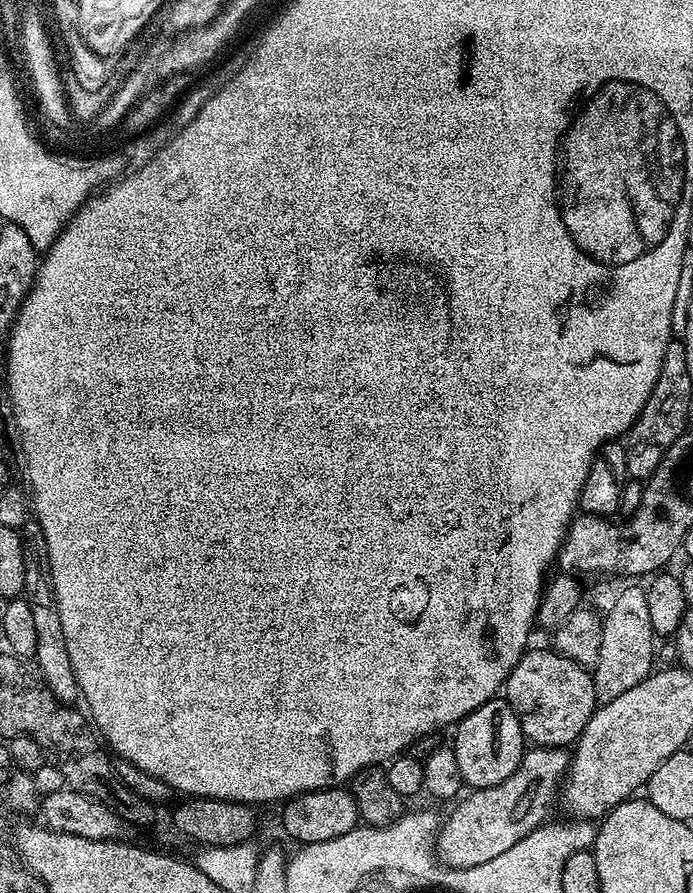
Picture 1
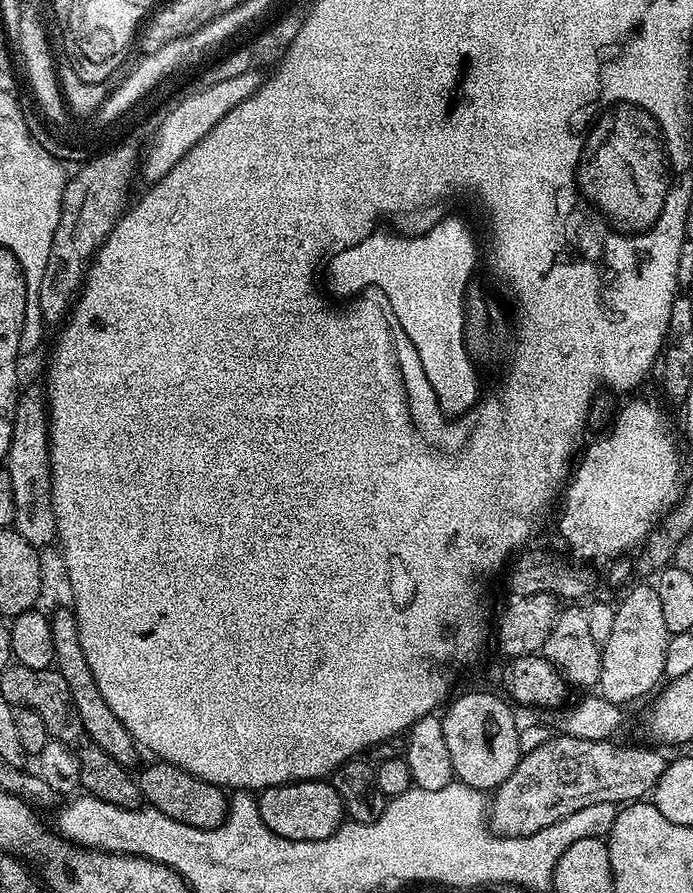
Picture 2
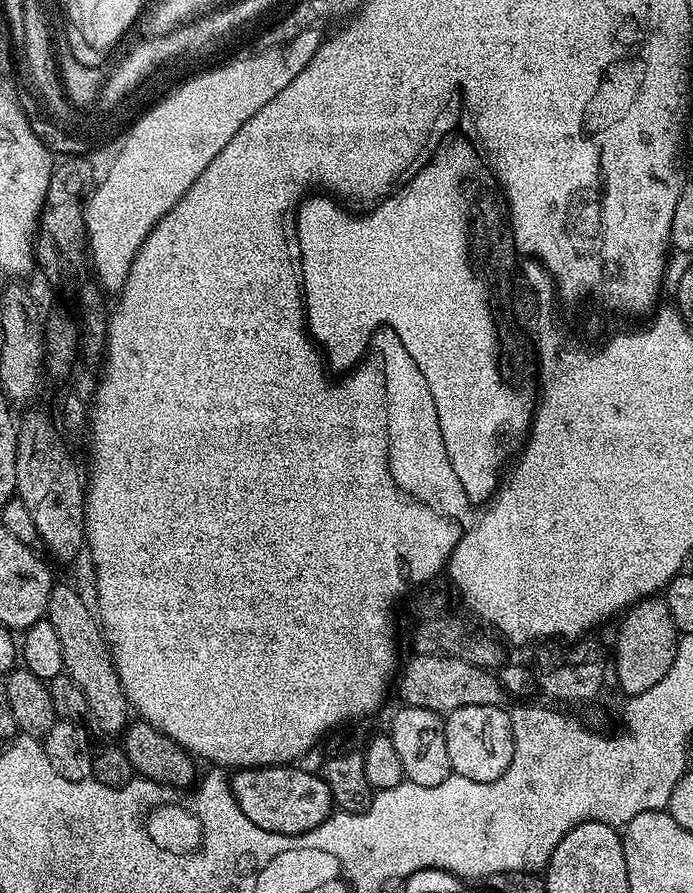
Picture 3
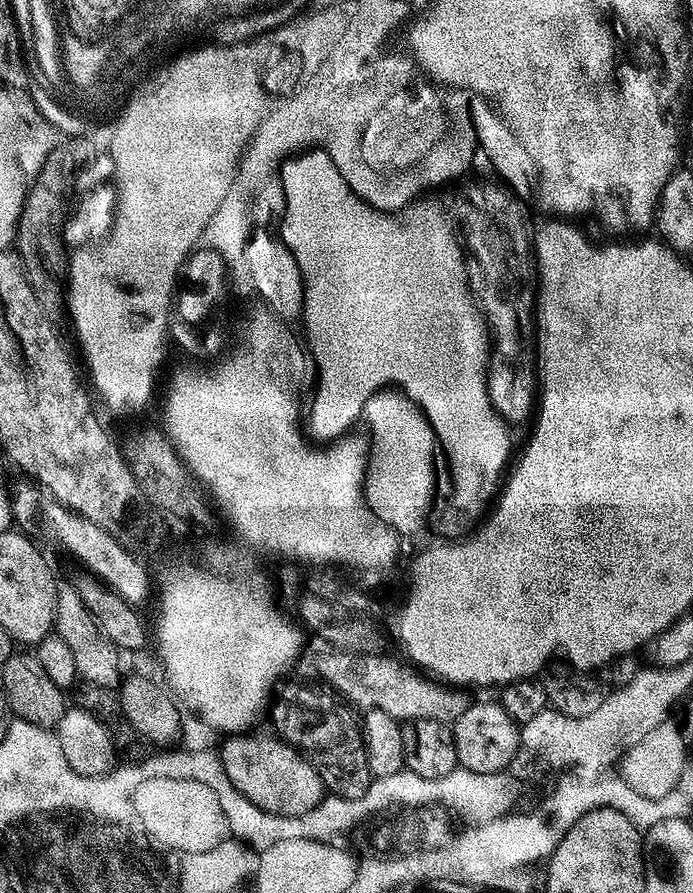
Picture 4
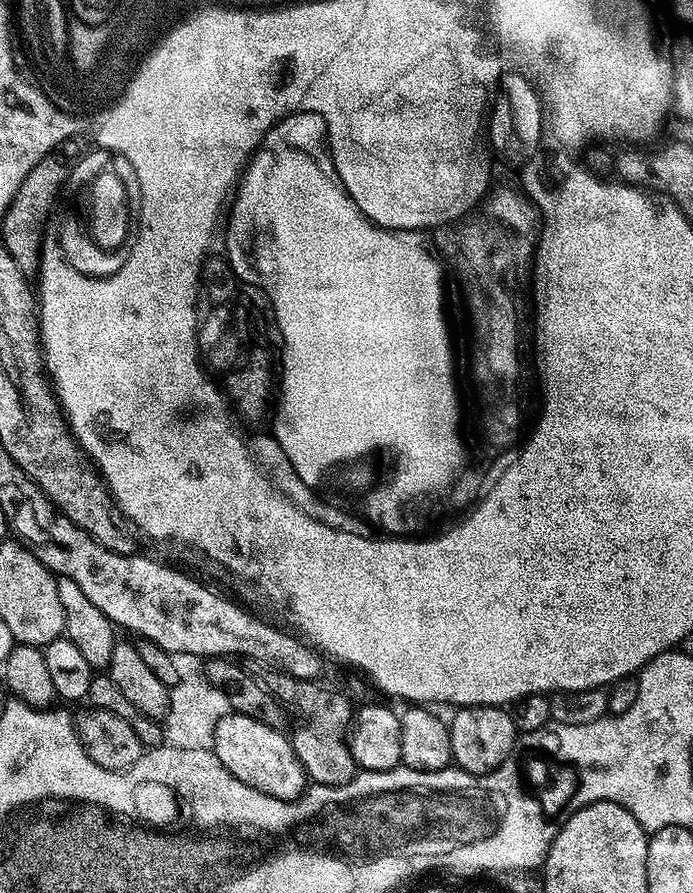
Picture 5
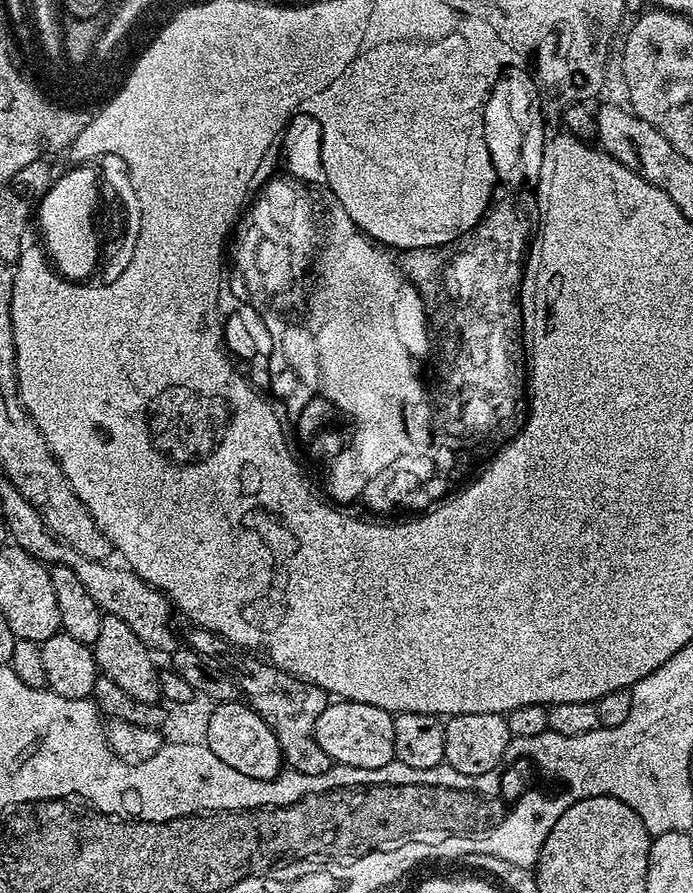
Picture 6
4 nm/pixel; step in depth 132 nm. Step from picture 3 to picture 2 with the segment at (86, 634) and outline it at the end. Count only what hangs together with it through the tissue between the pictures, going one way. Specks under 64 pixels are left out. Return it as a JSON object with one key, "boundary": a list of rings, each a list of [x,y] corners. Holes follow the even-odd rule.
{"boundary":[[[64,606],[56,613],[51,613],[50,619],[56,651],[54,668],[62,674],[62,678],[66,678],[68,693],[72,695],[72,701],[78,710],[78,718],[82,718],[82,726],[86,726],[86,734],[90,734],[90,738],[98,742],[98,746],[102,746],[102,750],[106,750],[106,754],[110,754],[114,762],[118,762],[129,770],[135,769],[137,767],[136,752],[138,753],[136,739],[130,734],[130,730],[126,730],[126,726],[122,726],[122,722],[118,722],[114,710],[106,706],[106,698],[102,698],[102,690],[98,690],[94,682],[94,674],[90,674],[90,662],[86,662],[86,654],[82,654],[82,641],[78,639],[78,622],[75,612],[71,607]]]}

